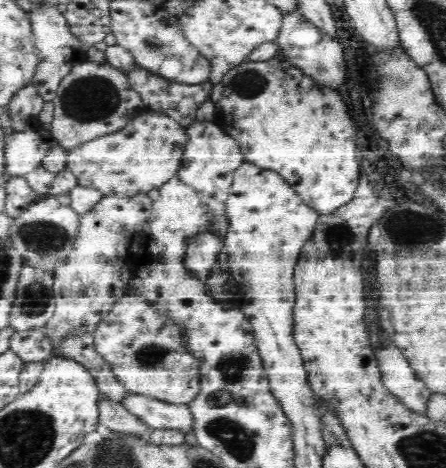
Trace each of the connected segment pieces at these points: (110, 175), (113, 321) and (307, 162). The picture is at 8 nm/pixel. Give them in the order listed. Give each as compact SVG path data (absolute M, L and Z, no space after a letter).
M150 110L118 132L67 149L67 168L77 176L79 184L93 186L103 195L149 192L176 176L189 140L187 129L181 124Z
M128 294L116 302L114 312L98 325L93 341L96 352L109 362L130 393L174 404L187 404L196 398L200 390L198 361L184 350L180 332L140 298Z
M286 59L267 61L246 60L230 68L222 80L214 85L211 101L215 106L215 122L238 143L246 162L278 173L304 205L318 216L336 212L353 201L360 169L359 150L356 148L356 128L347 110L348 101L336 91L320 87Z

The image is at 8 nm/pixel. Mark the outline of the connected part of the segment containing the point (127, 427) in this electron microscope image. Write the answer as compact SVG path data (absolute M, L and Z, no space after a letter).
M106 398L99 402L100 426L104 424L118 435L141 438L148 432L148 425L139 416L130 412L122 403Z

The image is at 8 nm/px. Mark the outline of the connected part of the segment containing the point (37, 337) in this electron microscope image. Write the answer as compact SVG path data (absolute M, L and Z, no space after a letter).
M42 327L18 331L12 337L9 348L17 352L26 363L43 363L56 354L52 341L42 333Z

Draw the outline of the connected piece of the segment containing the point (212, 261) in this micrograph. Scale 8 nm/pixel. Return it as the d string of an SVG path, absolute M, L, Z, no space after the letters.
M200 234L190 242L186 254L186 266L202 280L208 280L212 268L218 264L218 256L224 248L224 240L214 234Z

